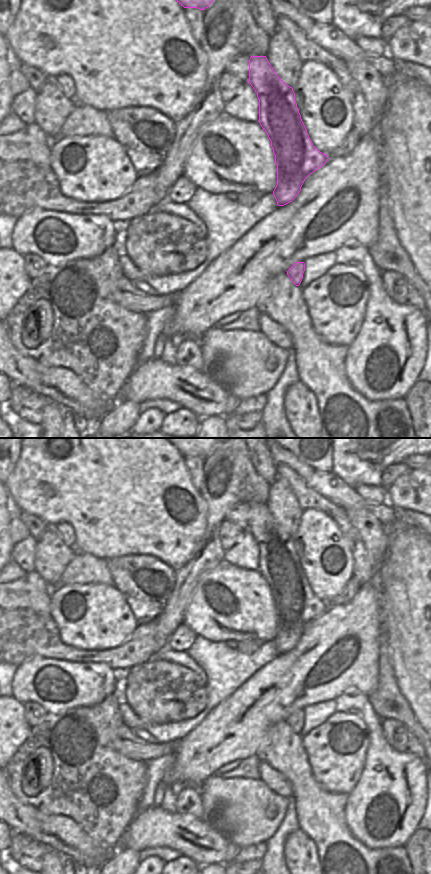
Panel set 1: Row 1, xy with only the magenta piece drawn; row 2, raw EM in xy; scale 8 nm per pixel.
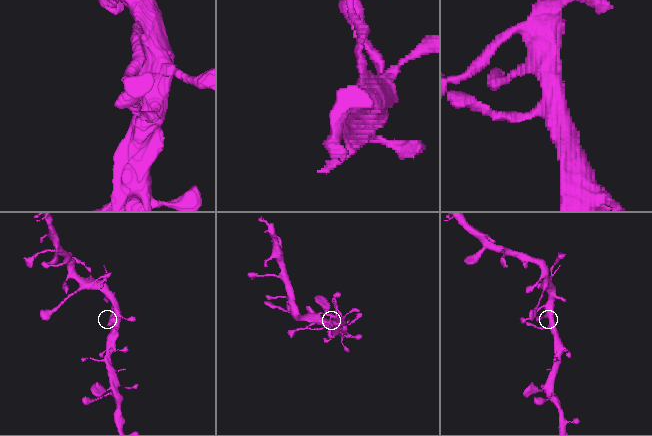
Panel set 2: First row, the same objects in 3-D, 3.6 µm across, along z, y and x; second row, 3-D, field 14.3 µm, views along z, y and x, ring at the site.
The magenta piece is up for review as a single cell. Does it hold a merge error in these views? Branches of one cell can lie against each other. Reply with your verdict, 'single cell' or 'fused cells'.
single cell

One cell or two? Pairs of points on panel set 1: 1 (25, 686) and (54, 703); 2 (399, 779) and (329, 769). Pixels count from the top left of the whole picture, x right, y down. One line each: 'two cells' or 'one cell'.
1: one cell
2: two cells

